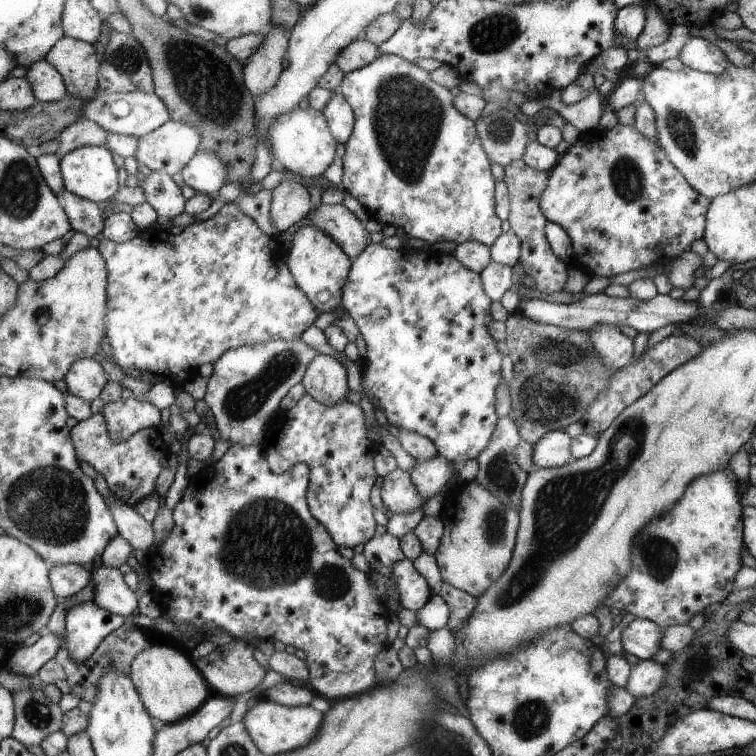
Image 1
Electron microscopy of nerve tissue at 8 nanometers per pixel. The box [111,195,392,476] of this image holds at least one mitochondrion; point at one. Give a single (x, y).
(242, 401)

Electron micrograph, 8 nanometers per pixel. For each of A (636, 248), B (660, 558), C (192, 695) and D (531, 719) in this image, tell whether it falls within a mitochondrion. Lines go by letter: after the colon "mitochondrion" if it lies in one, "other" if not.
A: other
B: mitochondrion
C: other
D: mitochondrion

